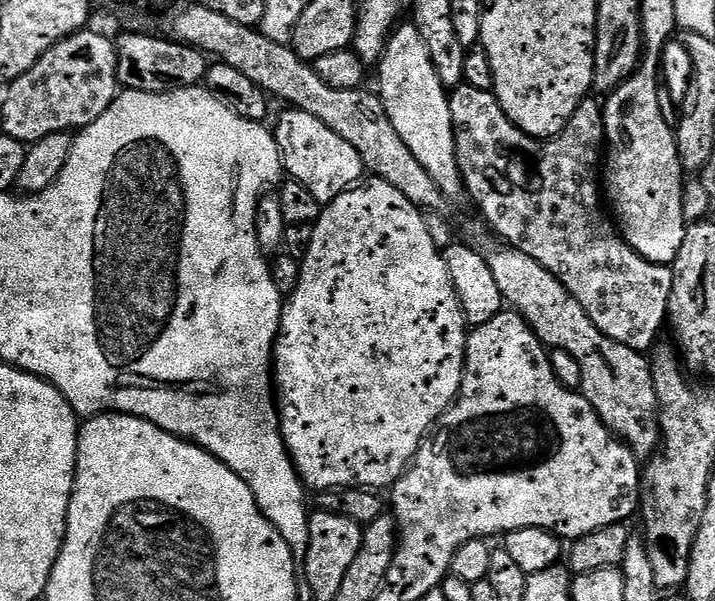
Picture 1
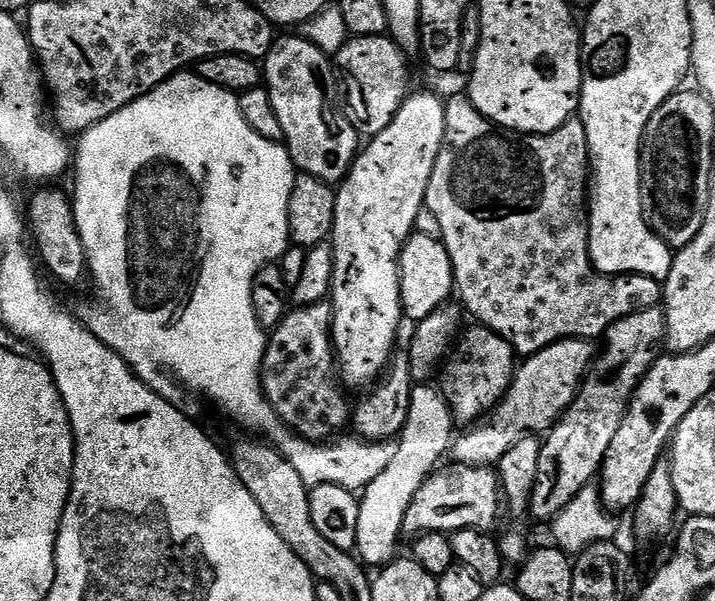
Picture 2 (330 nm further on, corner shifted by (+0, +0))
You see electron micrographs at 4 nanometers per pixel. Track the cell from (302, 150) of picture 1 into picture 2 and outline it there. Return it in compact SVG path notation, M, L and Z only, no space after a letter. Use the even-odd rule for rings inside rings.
M302 34L277 35L262 58L262 84L270 94L270 102L274 102L274 114L278 114L284 135L282 143L292 163L303 175L336 186L347 176L356 160L358 133L320 85L320 80L327 76L329 79L333 72L329 57Z

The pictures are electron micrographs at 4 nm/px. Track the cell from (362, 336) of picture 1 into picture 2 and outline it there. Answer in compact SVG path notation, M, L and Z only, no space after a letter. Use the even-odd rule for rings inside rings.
M420 92L409 95L404 101L404 105L398 110L398 114L394 114L394 122L390 122L390 126L386 126L386 130L382 130L377 136L371 137L367 141L368 144L359 149L352 169L349 170L347 176L344 177L339 185L336 193L336 213L334 214L334 226L330 243L332 245L332 253L334 254L334 278L332 279L332 291L330 293L330 303L332 306L332 347L338 361L338 375L349 389L361 388L367 389L383 373L388 367L394 349L397 347L396 335L400 332L400 324L404 320L404 311L402 310L402 302L400 301L400 252L404 249L404 244L412 235L417 227L416 219L419 218L420 212L425 211L424 195L428 189L428 183L432 177L434 170L434 162L438 158L438 150L442 146L442 138L446 134L446 110L444 109L445 101L439 100L432 92Z

